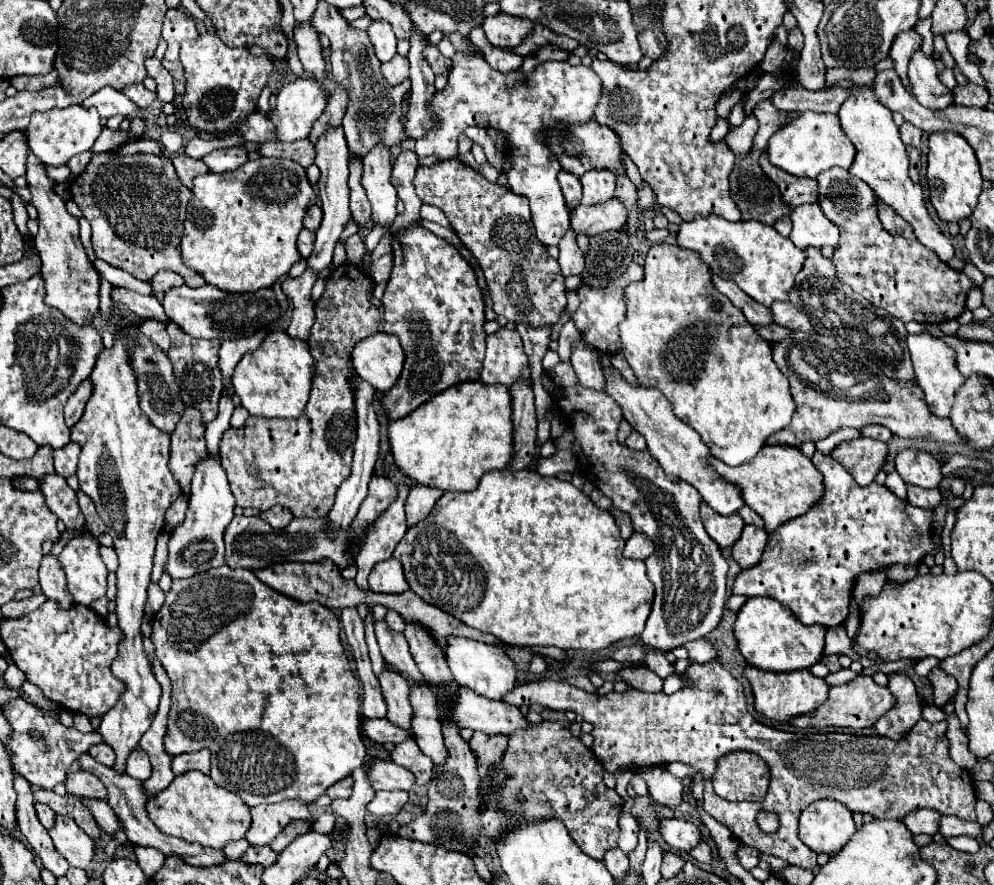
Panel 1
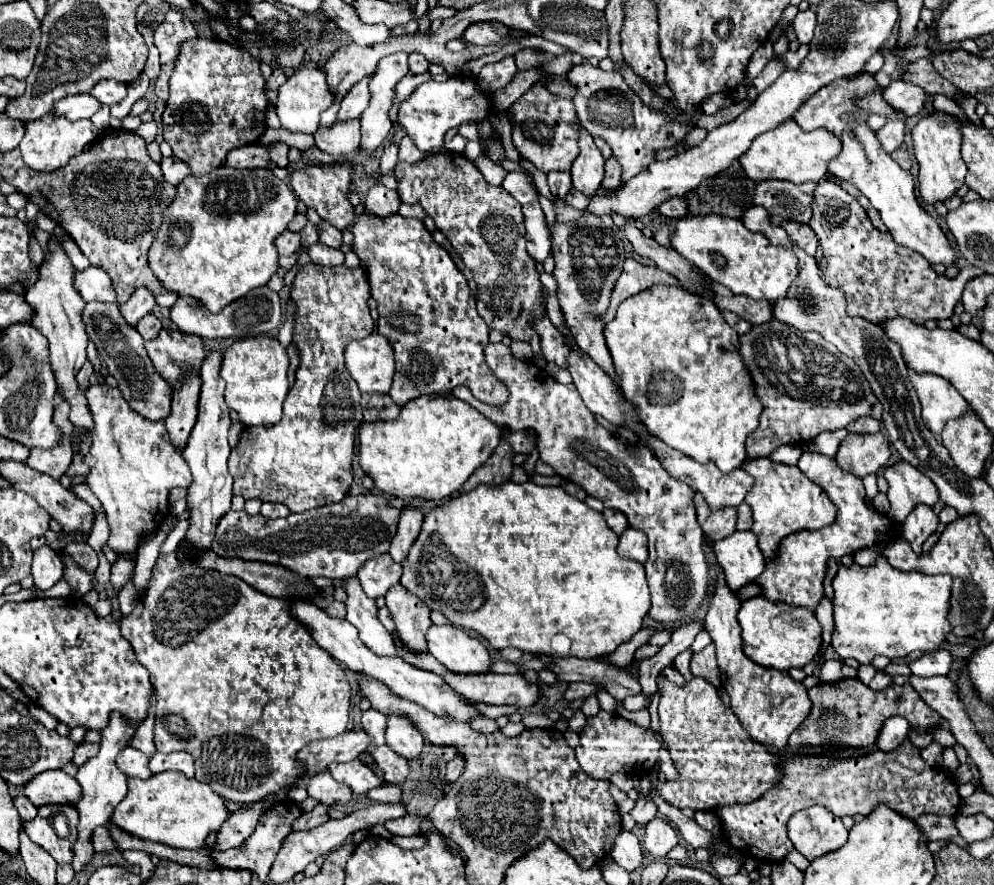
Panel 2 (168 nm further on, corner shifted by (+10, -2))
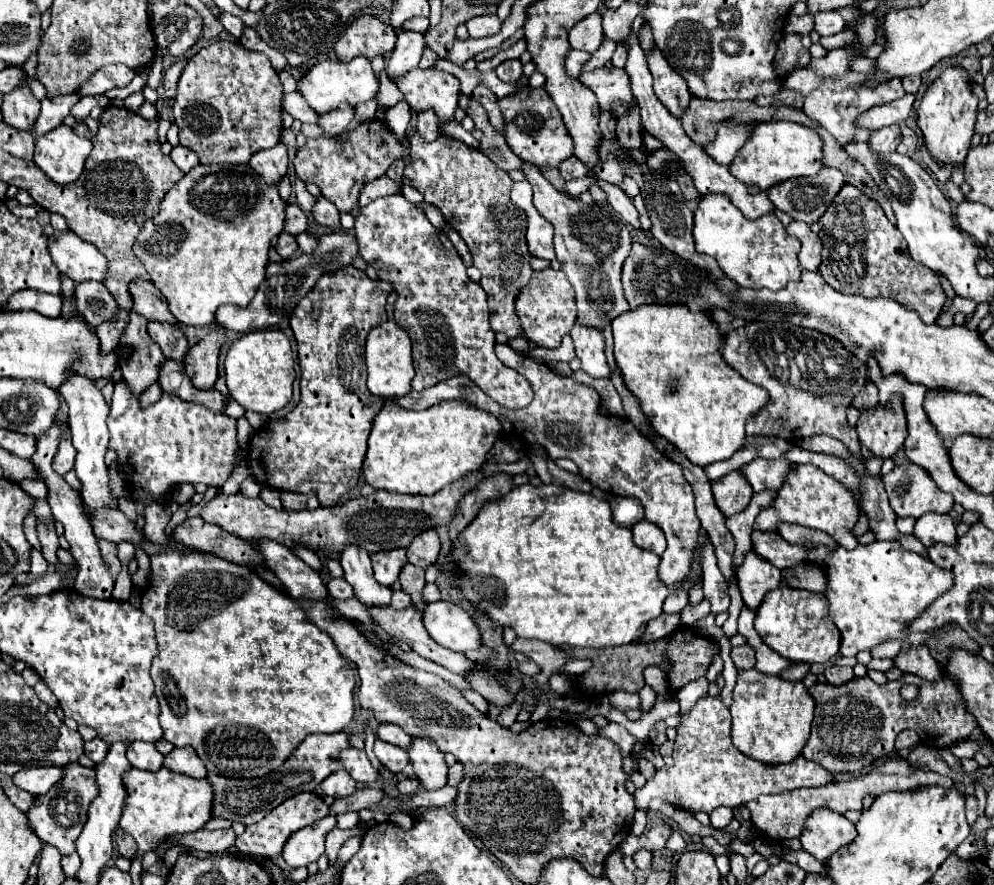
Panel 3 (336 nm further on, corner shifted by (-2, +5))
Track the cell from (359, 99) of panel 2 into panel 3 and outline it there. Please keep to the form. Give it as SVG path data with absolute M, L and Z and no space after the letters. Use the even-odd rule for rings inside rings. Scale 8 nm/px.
M340 106L340 110L332 110L330 114L320 114L316 124L324 132L336 136L352 122L352 118L354 118L354 106Z

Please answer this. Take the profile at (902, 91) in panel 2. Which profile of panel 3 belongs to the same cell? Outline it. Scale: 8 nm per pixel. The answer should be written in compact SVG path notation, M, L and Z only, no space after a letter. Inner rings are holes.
M906 94L900 100L894 100L890 104L884 106L874 106L872 110L866 110L864 114L860 114L854 122L856 128L866 128L866 130L878 130L884 126L892 126L892 124L900 124L908 118L910 108L914 102L914 94Z

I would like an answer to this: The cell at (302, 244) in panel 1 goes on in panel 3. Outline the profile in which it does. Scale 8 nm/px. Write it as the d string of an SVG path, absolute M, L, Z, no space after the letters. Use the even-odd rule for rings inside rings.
M280 234L278 236L278 244L276 244L276 252L278 252L278 256L282 258L282 260L290 260L292 256L294 256L294 252L296 252L296 248L298 248L298 244L296 244L296 240L294 240L294 236L290 234Z

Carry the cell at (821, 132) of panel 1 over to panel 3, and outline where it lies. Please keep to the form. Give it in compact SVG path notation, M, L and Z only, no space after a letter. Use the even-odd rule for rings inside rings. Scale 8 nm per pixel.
M760 122L746 144L738 150L736 158L730 162L730 174L742 180L746 186L754 184L760 190L768 190L790 178L814 176L822 168L822 140L818 134L806 126L794 122Z

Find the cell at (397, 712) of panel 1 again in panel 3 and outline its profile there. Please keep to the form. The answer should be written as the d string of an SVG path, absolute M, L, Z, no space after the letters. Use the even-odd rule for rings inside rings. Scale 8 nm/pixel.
M414 738L414 746L408 750L414 774L426 790L438 790L446 786L448 766L444 754L434 746L434 742L424 738Z

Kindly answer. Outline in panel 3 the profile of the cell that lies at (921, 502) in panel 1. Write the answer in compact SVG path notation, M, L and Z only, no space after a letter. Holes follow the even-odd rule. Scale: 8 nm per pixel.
M924 514L916 520L914 536L926 546L934 544L948 544L954 546L958 542L956 526L948 514Z

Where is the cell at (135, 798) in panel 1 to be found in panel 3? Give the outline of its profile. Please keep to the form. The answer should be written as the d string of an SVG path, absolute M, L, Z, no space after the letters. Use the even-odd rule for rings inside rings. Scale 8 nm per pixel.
M314 792L296 794L294 798L288 798L286 802L276 806L262 822L256 822L254 826L248 826L246 832L236 838L236 848L242 854L260 856L260 858L274 858L274 856L281 855L284 842L286 842L286 838L290 836L292 830L306 828L306 826L314 824L316 820L328 816L328 812L330 812L330 808L326 806L326 802L318 794L314 794Z

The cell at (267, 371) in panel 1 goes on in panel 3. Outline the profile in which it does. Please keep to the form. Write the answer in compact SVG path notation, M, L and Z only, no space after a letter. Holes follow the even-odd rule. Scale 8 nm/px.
M258 330L240 336L226 354L226 386L232 398L246 410L272 414L284 408L292 398L294 374L294 356L290 340L280 330Z

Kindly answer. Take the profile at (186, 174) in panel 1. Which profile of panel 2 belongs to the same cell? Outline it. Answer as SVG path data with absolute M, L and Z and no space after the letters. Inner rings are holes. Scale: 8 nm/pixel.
M164 157L162 159L162 173L164 173L164 179L172 185L178 185L184 177L192 175L190 173L190 167L184 163L184 161L178 161L176 157Z

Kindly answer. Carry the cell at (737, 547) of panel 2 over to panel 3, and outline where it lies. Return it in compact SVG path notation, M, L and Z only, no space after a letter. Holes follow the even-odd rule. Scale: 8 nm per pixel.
M746 554L746 560L738 570L738 586L748 608L756 610L762 604L764 596L770 590L778 588L780 582L782 576L778 570L774 570L774 566L770 566L770 562L758 562L754 554Z

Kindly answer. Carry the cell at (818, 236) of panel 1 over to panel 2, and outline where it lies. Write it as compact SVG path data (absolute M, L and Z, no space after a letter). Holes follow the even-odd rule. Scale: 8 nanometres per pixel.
M782 221L782 227L786 229L788 237L798 245L802 247L808 255L816 255L816 249L818 249L818 237L816 233L810 229L810 225L804 225L804 223L796 223L796 221Z

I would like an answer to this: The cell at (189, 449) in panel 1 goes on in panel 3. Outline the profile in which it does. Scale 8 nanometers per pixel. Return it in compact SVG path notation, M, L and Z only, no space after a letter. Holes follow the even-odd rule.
M218 326L210 334L206 334L186 356L184 368L196 388L208 390L214 386L218 378L218 352L224 344L226 330Z

